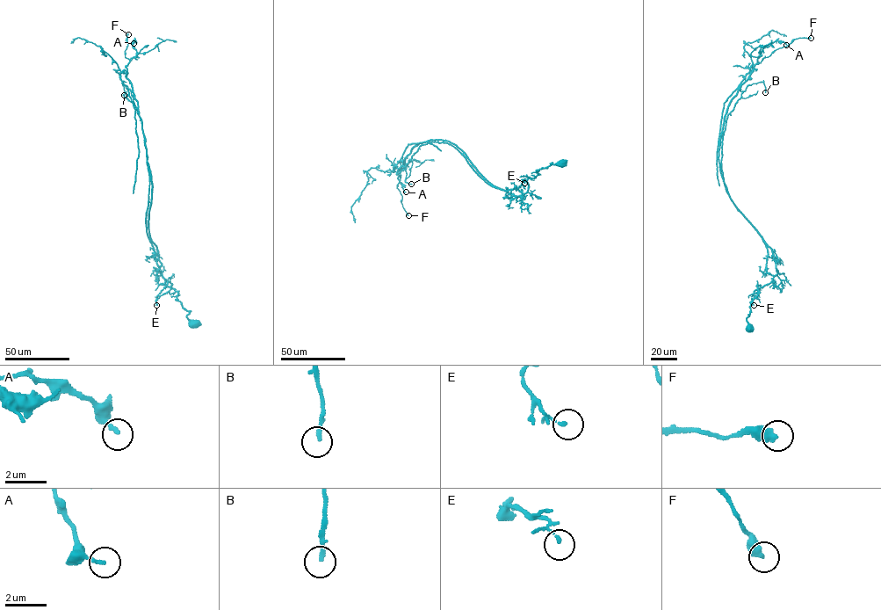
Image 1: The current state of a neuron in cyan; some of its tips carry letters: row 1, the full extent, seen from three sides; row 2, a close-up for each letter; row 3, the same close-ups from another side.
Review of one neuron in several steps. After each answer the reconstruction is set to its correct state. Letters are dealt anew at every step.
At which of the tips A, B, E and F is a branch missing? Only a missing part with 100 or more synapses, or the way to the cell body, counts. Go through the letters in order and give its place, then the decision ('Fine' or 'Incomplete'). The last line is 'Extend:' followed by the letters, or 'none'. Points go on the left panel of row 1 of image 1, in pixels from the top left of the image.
A: Place: (133, 43). Fine
B: Place: (124, 95). Fine
E: Place: (156, 305). Fine
F: Place: (128, 34). Fine
Extend: none

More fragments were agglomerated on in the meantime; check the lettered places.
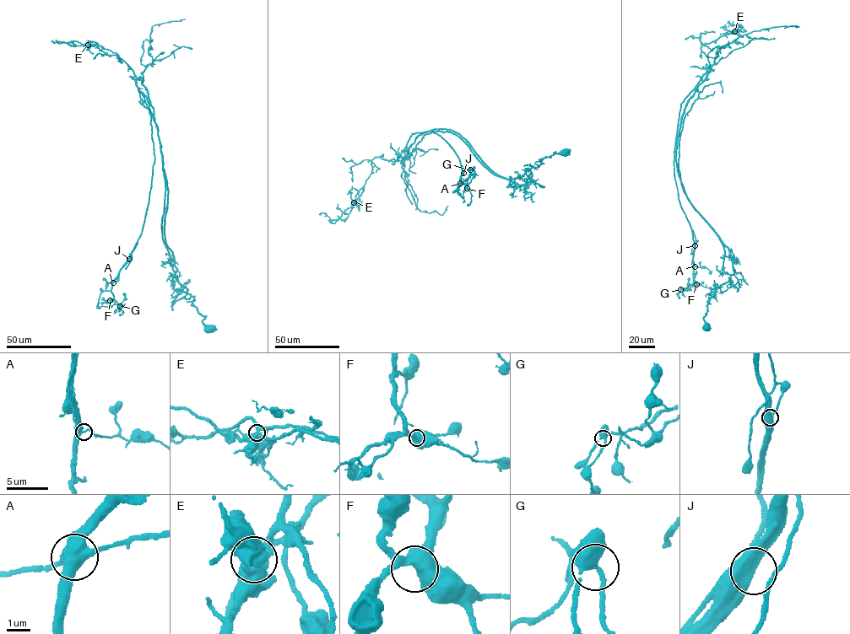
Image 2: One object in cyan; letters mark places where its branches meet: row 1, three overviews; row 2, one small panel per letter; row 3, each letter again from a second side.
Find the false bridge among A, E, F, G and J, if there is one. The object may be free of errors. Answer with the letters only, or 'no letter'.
E

